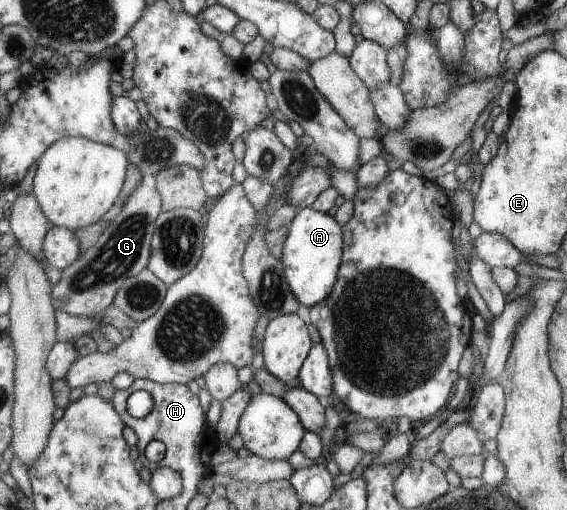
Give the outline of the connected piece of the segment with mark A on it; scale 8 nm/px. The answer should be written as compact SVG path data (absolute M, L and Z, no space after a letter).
M310 206L299 208L288 225L280 257L287 285L299 305L314 306L331 293L338 278L338 266L342 263L342 227L327 213L315 211Z

